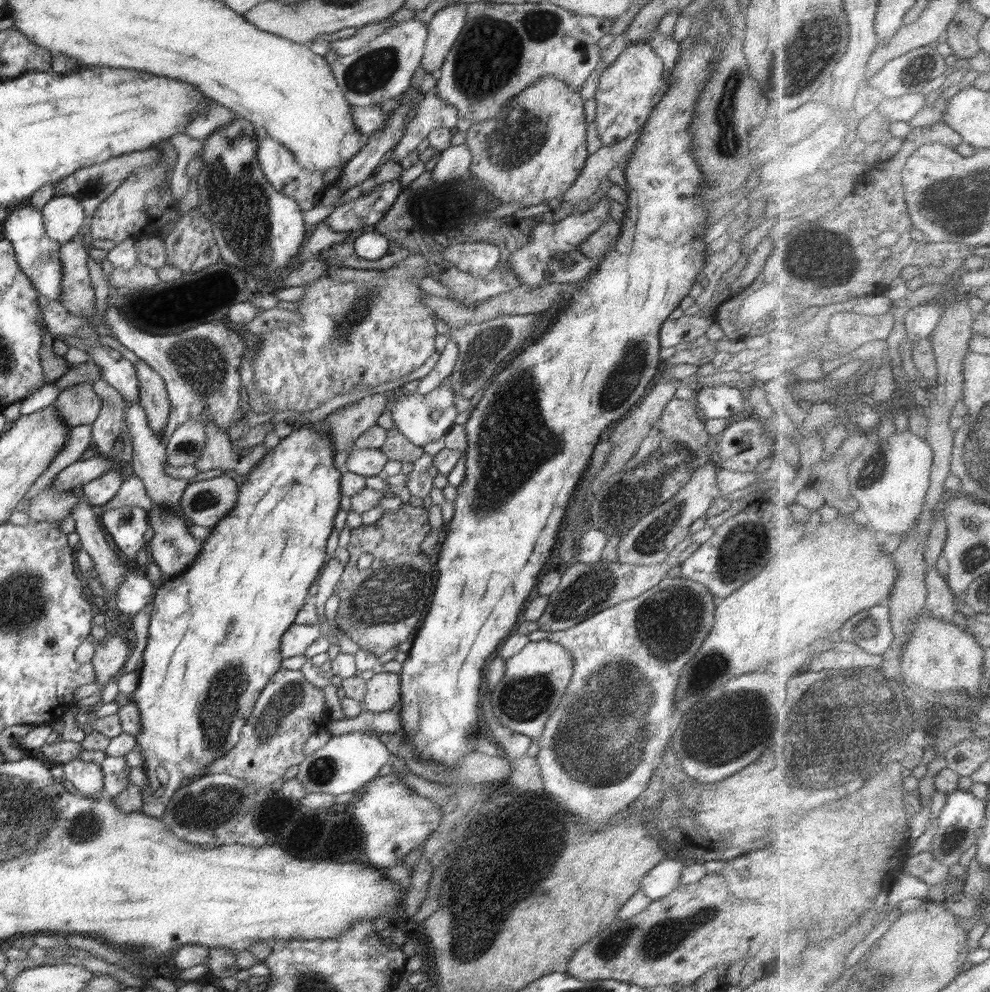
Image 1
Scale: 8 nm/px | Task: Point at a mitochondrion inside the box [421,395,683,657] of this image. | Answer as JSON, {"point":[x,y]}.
{"point":[593,589]}

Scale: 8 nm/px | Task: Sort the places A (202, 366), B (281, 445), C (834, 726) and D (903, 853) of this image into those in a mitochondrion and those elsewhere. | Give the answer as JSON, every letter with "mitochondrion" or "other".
{"A":"mitochondrion","B":"other","C":"mitochondrion","D":"other"}

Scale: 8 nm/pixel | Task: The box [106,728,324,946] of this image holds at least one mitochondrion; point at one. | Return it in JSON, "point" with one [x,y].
{"point":[210,809]}

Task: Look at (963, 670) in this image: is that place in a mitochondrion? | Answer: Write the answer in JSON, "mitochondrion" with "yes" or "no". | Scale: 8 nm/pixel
{"mitochondrion":"no"}

